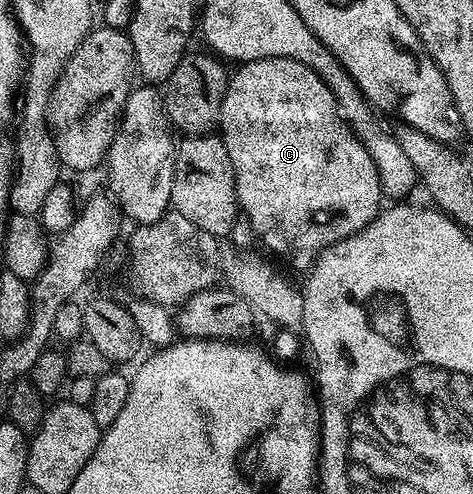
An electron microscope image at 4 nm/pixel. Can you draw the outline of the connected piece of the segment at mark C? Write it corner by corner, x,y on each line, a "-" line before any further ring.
262,58
242,63
236,70
239,71
228,77
227,95
223,98
223,107
219,113
217,126
220,131
223,129
221,137
225,144
225,152
229,152
229,160
233,164
239,209
249,216
250,223
255,229
255,237
260,243
263,241
273,253
288,258
300,272
306,271
311,263
318,258
320,250
326,246
332,246
334,242
340,242
343,238
348,238
350,234
364,230
375,219
381,209
379,198
384,197
383,190
379,187
377,170
373,160
365,152
365,148
355,138
355,134
348,126
343,125
335,109
333,92
329,92
325,80
321,80
321,76
317,76
317,72
313,72
313,68
288,58

